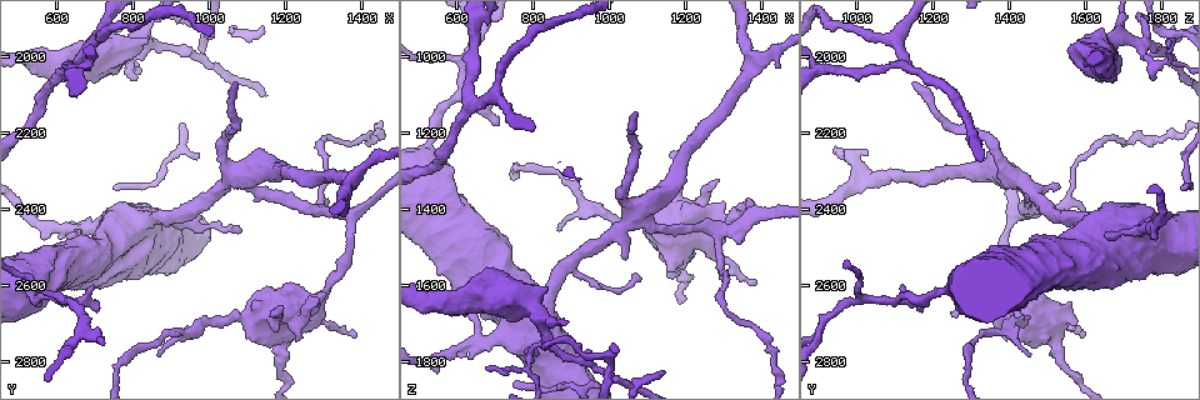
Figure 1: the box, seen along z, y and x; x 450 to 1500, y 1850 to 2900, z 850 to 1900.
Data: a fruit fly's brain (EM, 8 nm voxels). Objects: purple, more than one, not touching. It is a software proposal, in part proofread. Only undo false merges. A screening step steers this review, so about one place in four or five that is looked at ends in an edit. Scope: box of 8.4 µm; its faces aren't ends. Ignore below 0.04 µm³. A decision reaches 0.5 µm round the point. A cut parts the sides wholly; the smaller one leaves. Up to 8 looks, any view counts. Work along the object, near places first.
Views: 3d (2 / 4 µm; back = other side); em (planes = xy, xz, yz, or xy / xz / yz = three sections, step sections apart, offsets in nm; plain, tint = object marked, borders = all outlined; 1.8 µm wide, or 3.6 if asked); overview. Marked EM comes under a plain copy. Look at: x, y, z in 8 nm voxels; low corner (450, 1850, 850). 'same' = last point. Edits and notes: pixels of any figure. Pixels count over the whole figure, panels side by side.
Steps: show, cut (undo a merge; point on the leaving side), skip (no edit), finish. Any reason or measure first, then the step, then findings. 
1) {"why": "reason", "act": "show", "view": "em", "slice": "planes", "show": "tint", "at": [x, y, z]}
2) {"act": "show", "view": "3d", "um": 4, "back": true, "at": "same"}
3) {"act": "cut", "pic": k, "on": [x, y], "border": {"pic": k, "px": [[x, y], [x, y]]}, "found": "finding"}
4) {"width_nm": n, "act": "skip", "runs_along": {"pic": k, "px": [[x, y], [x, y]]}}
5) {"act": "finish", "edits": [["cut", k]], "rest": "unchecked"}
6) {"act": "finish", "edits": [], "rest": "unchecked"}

{"why": "three arms meet", "act": "show", "view": "em", "slice": "planes", "show": "tint", "at": [640, 2030, 1130]}

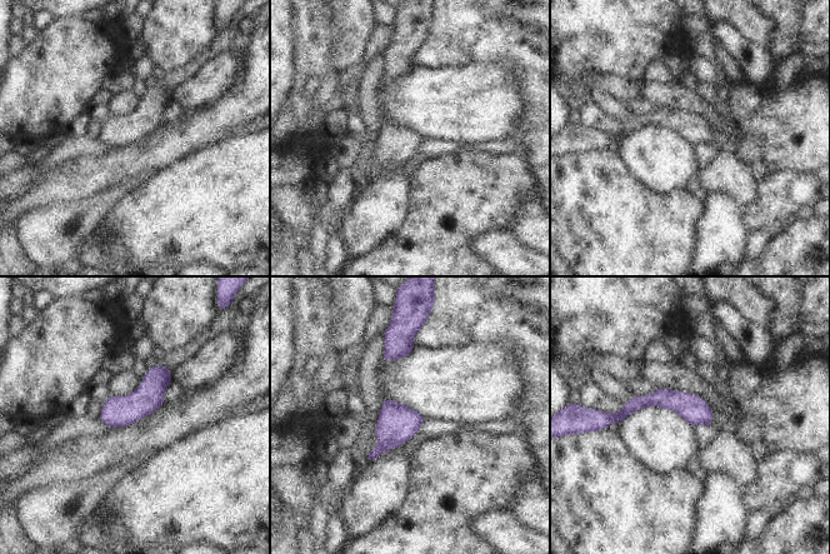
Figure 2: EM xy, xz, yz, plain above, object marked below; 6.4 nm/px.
{"act": "skip", "found": "one neuron here"}

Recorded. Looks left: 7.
{"why": "three-way junction", "act": "show", "view": "3d", "um": 2, "back": true, "at": [625, 2645, 1025]}

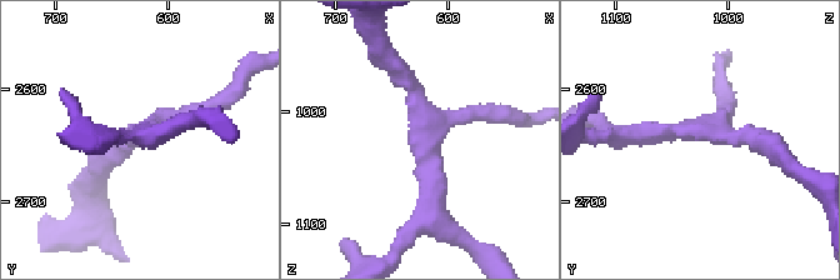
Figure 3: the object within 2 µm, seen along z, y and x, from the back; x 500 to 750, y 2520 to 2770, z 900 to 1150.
{"arms": 3, "act": "show", "view": "em", "slice": "planes", "show": "borders", "at": [620, 2640, 1022]}

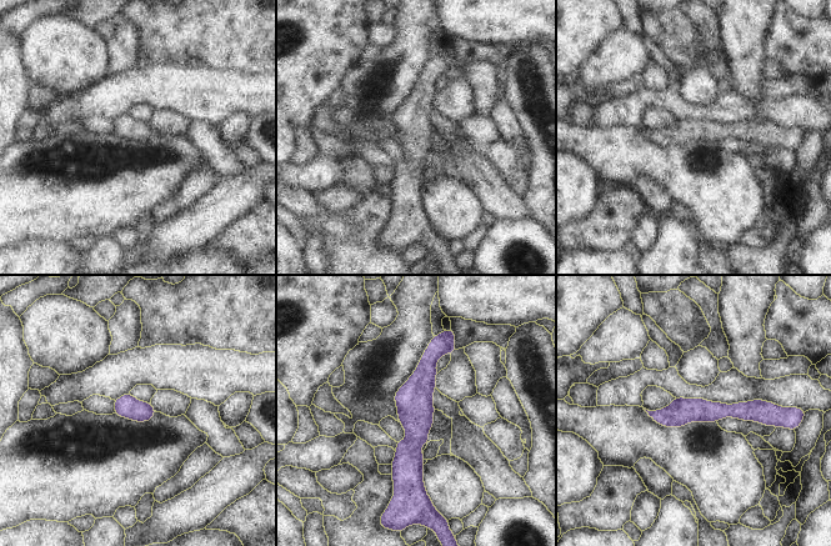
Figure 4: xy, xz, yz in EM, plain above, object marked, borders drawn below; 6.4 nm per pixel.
{"width_nm": 150, "act": "skip", "runs_along": {"pic": 4, "px": [[435, 342], [416, 392], [410, 490]]}, "found": "all the same neuron"}

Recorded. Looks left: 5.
{"why": "looks like a crossing", "act": "show", "view": "em", "slice": "planes", "show": "tint", "at": [1085, 2325, 1420]}

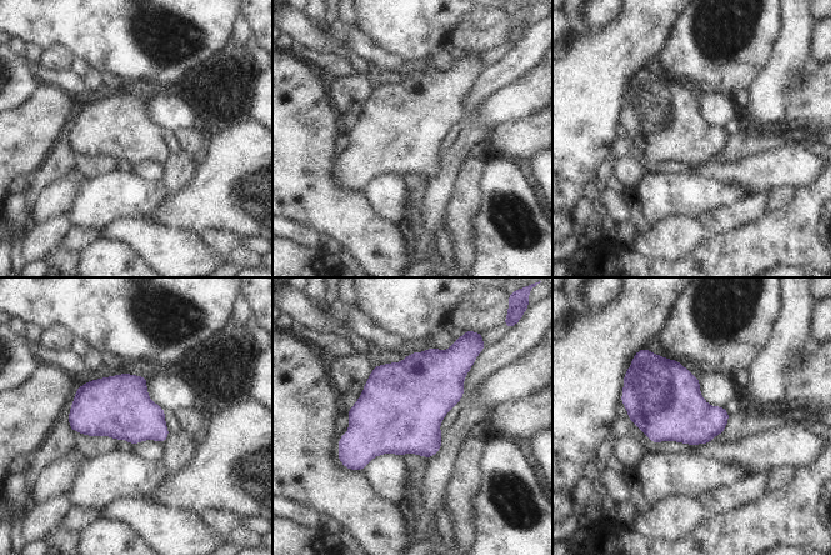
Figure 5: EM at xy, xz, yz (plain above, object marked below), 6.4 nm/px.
{"width_nm": 400, "act": "skip", "found": "continuous, no second neuron"}

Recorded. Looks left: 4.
{"act": "finish", "edits": [], "rest": "unchecked"}

